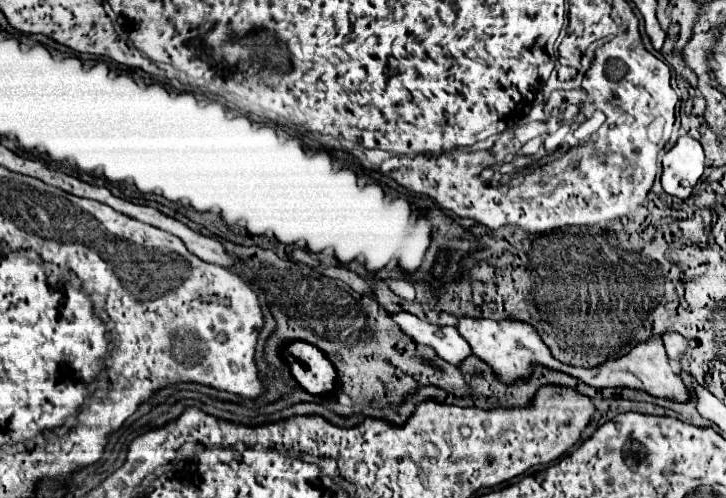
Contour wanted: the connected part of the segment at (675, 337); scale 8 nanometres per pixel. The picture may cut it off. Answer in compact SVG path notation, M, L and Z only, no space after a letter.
M677 332L663 334L663 342L665 342L667 356L669 356L669 360L673 360L673 362L679 362L681 354L691 348L691 342L687 342L687 340L685 340L683 336L679 336Z

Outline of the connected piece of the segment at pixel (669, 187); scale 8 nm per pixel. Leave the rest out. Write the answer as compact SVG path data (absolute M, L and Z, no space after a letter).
M683 134L677 144L663 156L663 174L661 184L663 190L677 198L689 198L693 186L699 182L705 168L705 152L703 146Z

